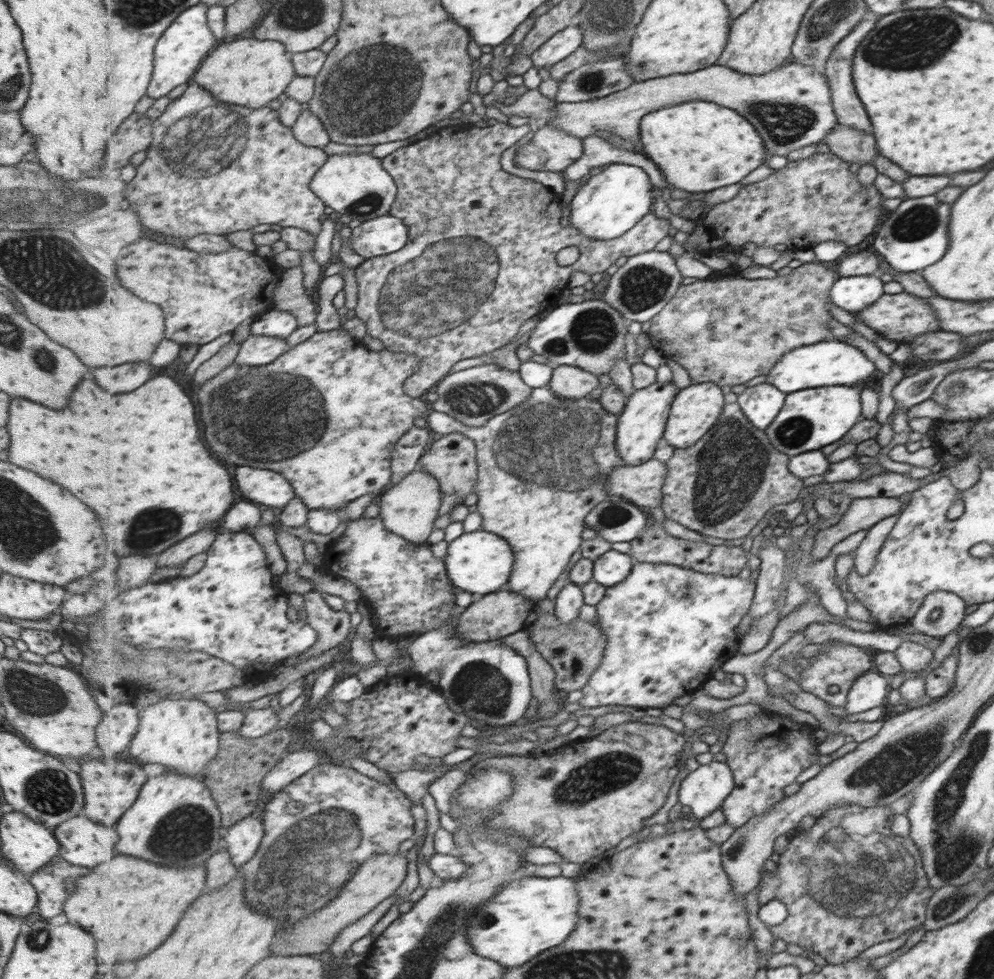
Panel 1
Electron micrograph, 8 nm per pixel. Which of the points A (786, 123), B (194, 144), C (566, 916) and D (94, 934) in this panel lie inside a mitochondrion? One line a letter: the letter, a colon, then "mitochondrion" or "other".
A: mitochondrion
B: mitochondrion
C: other
D: other

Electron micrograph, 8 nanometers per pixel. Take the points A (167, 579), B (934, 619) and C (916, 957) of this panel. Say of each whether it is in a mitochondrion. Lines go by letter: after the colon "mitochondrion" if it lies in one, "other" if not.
A: other
B: mitochondrion
C: other

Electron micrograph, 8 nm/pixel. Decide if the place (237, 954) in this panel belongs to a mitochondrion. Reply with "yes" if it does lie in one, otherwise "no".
no

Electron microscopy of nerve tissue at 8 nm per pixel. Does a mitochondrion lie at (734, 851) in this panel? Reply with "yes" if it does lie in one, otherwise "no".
yes

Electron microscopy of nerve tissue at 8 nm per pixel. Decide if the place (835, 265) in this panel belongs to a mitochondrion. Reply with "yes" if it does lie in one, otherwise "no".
no

